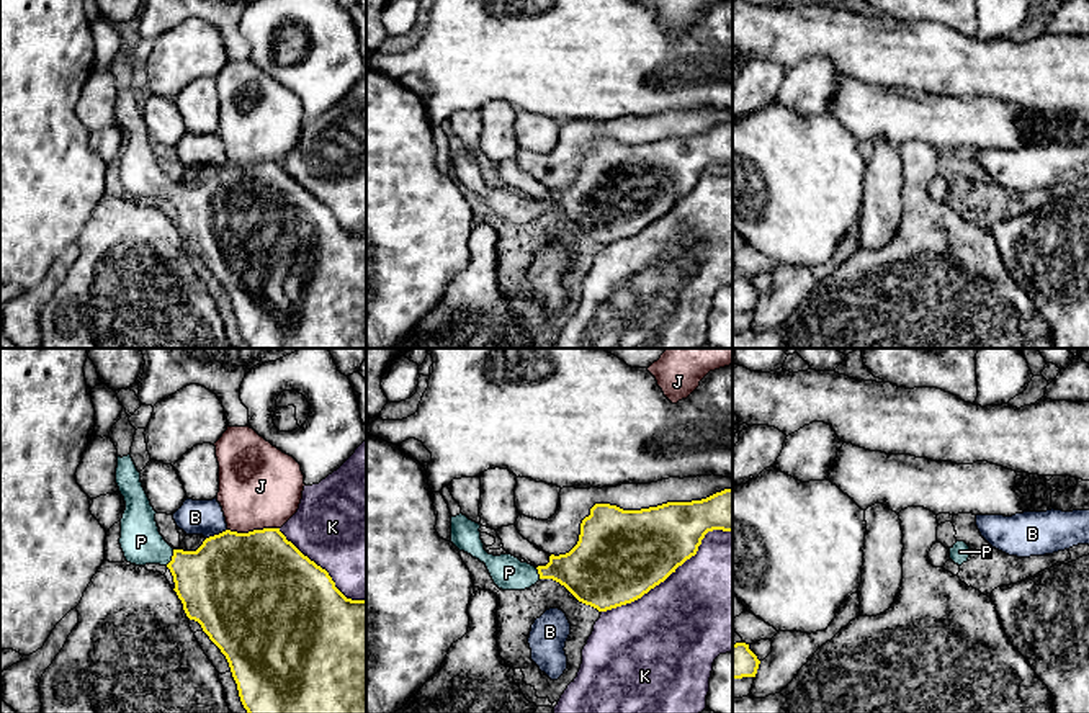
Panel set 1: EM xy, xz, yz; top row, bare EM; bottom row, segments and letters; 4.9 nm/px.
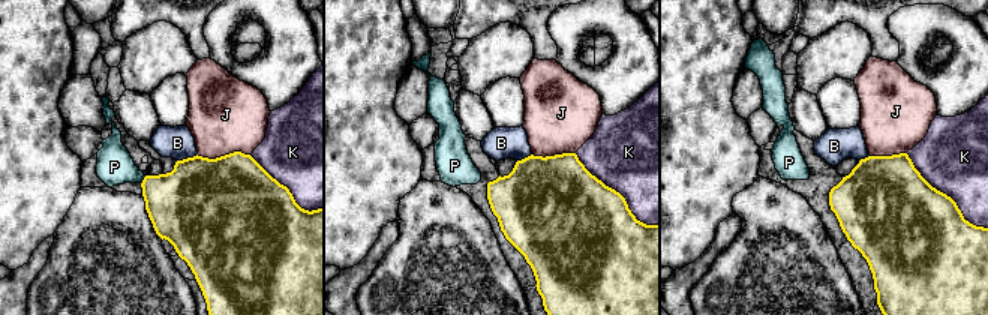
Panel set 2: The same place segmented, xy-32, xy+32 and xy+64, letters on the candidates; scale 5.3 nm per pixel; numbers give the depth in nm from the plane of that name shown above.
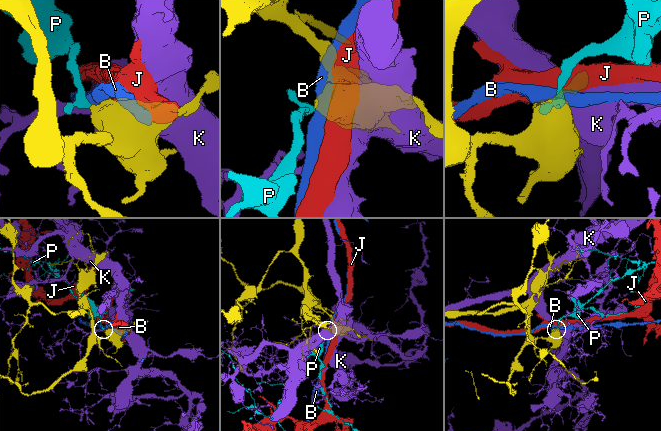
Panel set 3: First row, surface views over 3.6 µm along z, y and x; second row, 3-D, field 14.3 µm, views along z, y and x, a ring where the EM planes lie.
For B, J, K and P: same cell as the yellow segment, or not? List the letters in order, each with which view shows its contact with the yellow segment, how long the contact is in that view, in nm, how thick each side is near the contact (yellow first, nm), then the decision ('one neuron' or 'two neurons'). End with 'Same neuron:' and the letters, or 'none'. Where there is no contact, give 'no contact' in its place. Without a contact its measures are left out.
B: meets yellow in xy; contact 120 nm long; 500 nm thick on the yellow side, 180 nm on the other; two neurons
J: meets yellow in xy; contact 260 nm long; 500 nm thick on the yellow side, 400 nm on the other; two neurons
K: meets yellow in xz; contact 750 nm long; 440 nm thick on the yellow side, 480 nm on the other; two neurons
P: meets yellow in xy; contact 90 nm long; 380 nm thick on the yellow side, 200 nm on the other; one neuron
Same neuron: P

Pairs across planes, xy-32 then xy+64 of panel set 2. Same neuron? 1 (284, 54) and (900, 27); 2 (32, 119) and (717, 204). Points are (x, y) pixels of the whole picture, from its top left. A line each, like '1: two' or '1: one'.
1: one
2: one

